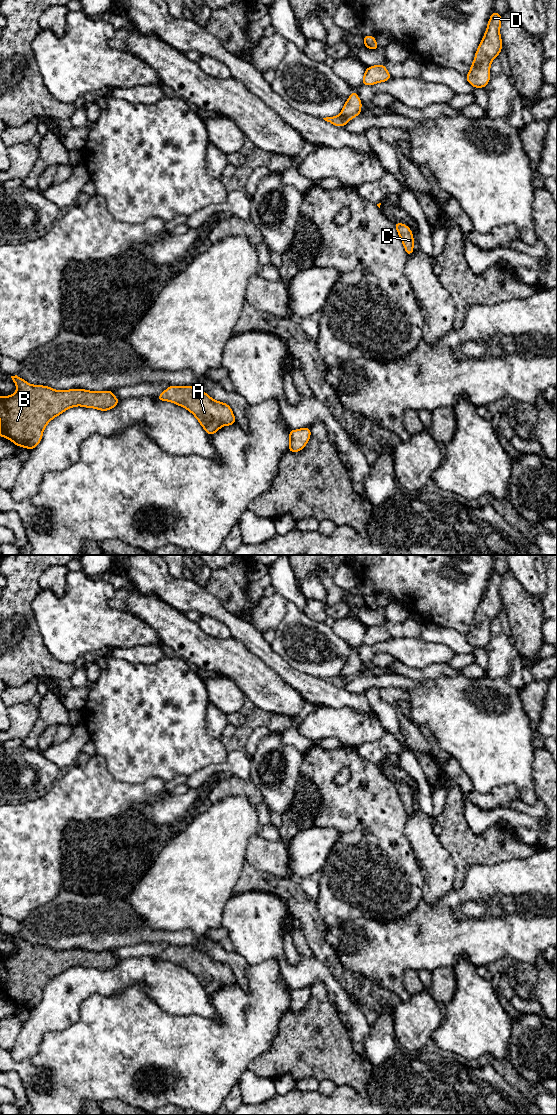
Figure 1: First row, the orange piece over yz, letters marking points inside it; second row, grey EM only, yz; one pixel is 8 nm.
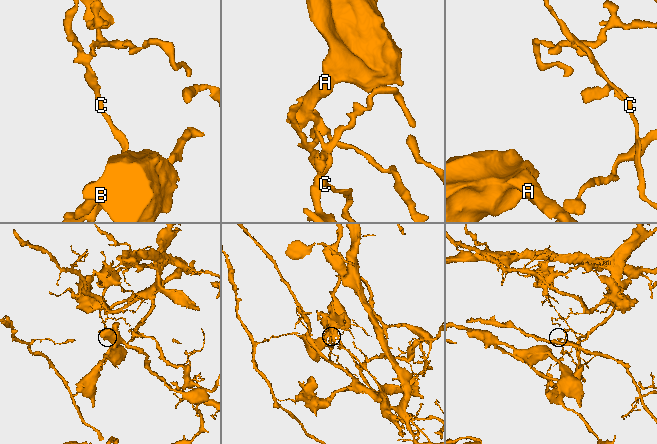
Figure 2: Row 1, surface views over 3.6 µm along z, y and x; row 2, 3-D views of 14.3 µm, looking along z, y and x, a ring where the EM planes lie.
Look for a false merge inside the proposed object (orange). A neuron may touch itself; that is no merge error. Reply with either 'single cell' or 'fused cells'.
fused cells

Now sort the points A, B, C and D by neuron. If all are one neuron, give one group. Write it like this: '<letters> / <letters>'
A B D / C

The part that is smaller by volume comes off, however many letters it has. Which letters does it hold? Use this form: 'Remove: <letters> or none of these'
Remove: C

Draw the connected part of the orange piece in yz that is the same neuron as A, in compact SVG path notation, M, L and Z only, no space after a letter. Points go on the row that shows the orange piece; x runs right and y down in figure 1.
M170 385L156 399L170 401L186 408L196 417L209 436L224 425L230 426L236 423L232 409L227 403L216 401L203 390L190 385Z

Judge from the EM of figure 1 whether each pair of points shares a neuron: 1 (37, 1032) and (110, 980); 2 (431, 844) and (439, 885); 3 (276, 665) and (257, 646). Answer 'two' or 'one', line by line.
1: one
2: one
3: one

